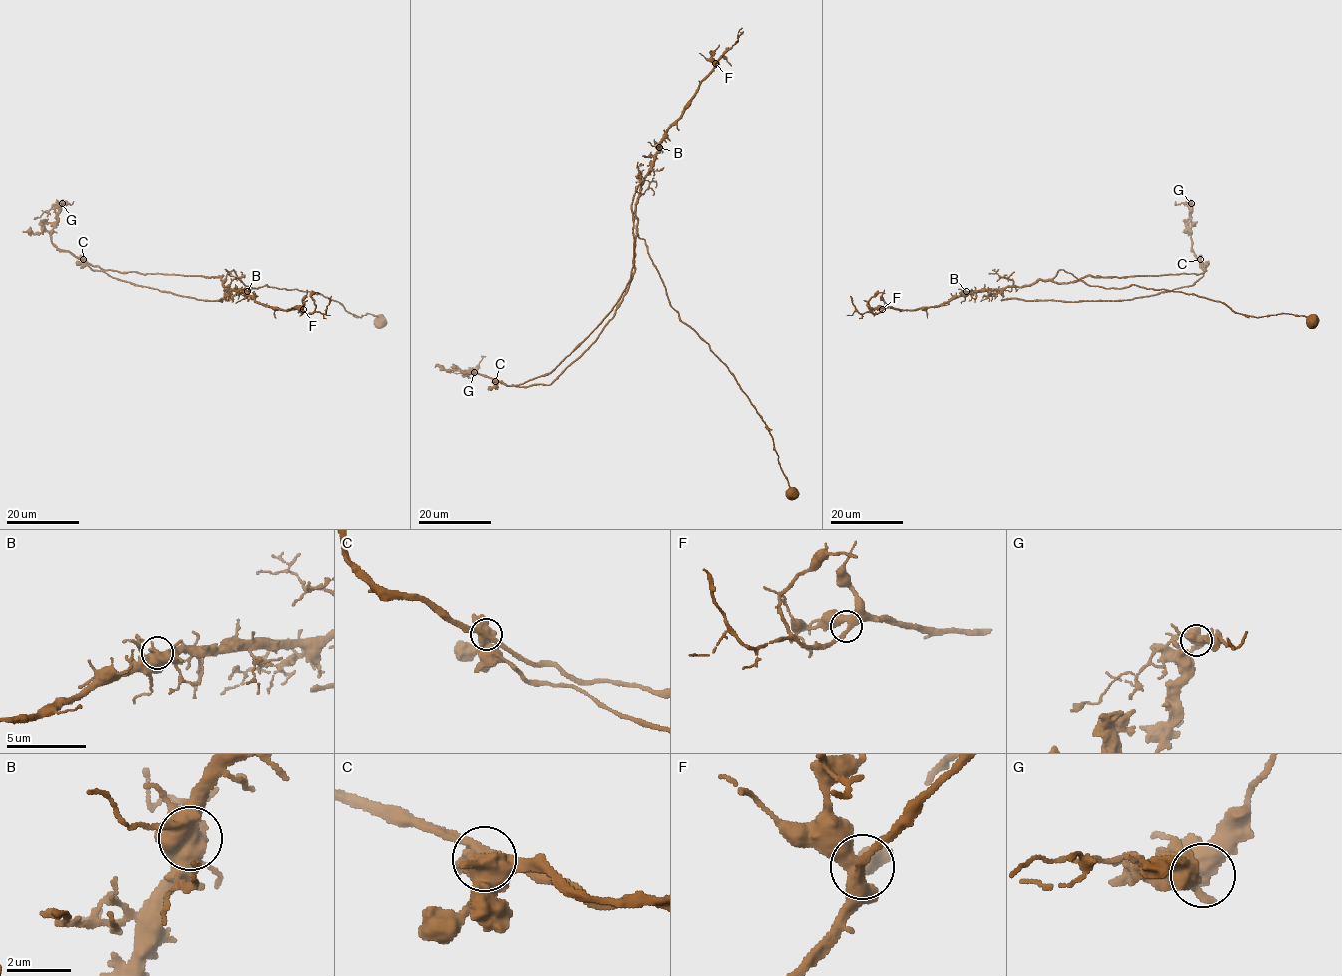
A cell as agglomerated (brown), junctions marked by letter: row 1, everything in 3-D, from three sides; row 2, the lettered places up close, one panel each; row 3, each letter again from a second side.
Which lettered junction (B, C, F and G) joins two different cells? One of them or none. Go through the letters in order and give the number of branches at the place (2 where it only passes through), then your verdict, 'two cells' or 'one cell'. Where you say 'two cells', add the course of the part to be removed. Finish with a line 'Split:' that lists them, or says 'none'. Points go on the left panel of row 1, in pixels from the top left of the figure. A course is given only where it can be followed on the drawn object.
B: branches 3; one cell
C: branches 3; two cells; course (83, 259), (95, 271), (136, 284), (200, 300), (230, 300)
F: branches 3; one cell
G: branches 3; one cell
Split: C

